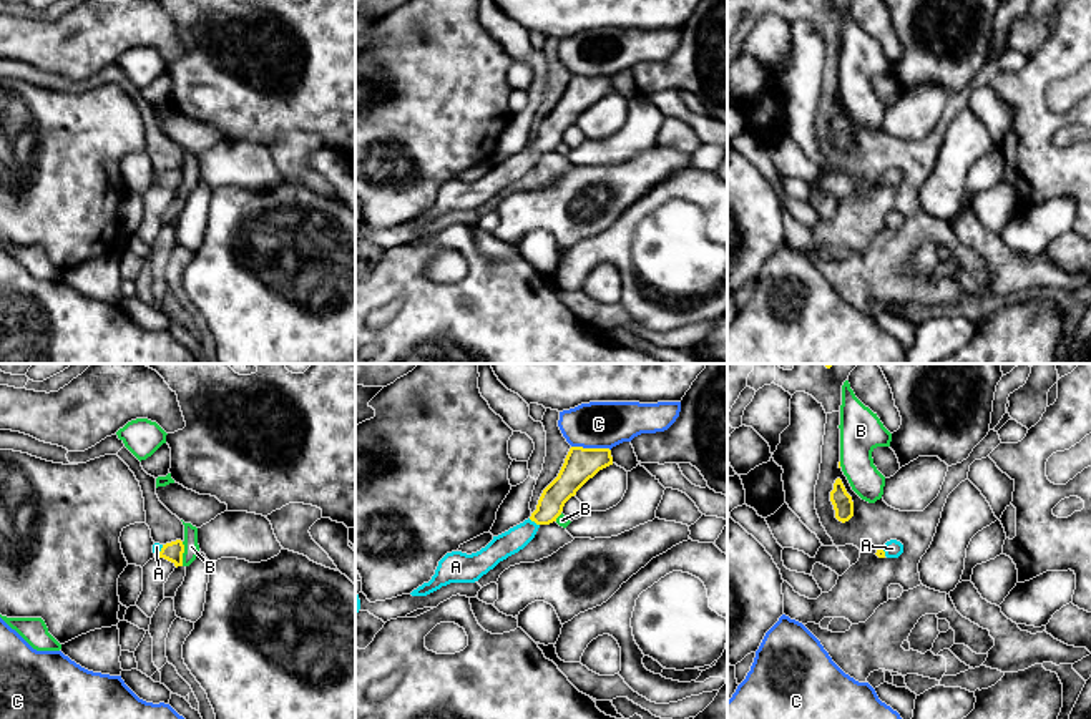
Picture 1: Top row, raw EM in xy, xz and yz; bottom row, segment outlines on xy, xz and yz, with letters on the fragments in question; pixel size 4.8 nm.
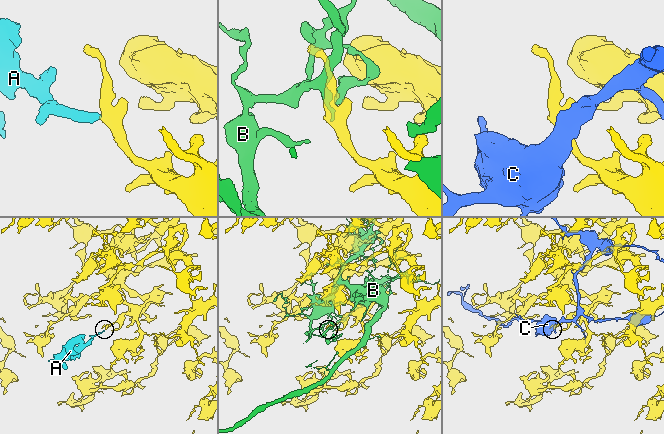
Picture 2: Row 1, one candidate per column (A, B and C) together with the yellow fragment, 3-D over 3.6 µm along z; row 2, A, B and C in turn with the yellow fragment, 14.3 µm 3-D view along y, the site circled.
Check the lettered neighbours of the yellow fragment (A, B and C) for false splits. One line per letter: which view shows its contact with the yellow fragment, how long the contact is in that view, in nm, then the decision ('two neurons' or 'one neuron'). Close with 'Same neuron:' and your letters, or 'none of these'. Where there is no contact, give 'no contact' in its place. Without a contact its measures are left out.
A: xz | 70 nm | one neuron
B: xy | 120 nm | two neurons
C: xz | 190 nm | two neurons
Same neuron: A

